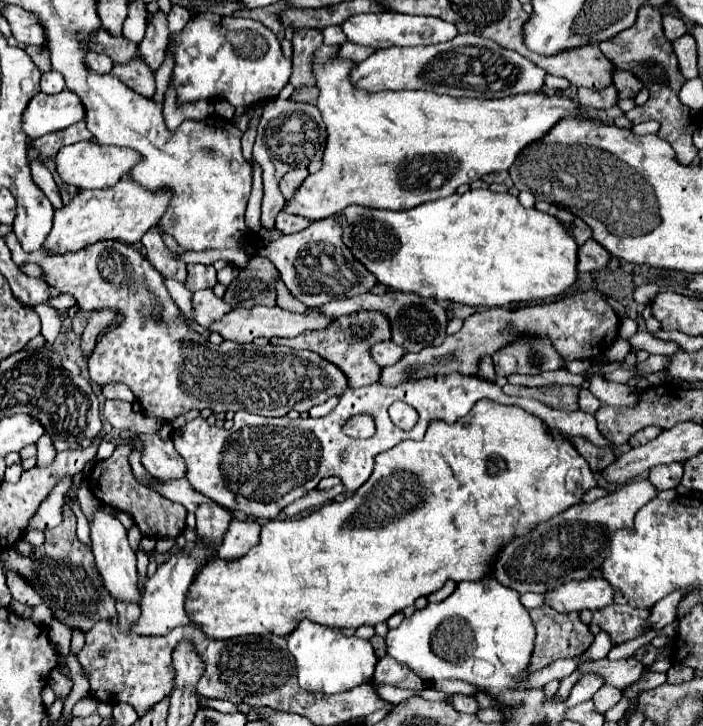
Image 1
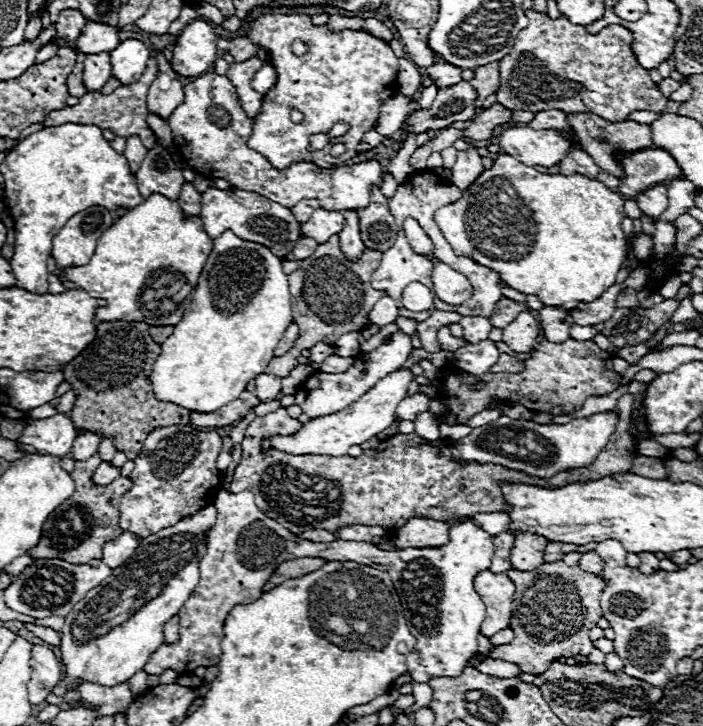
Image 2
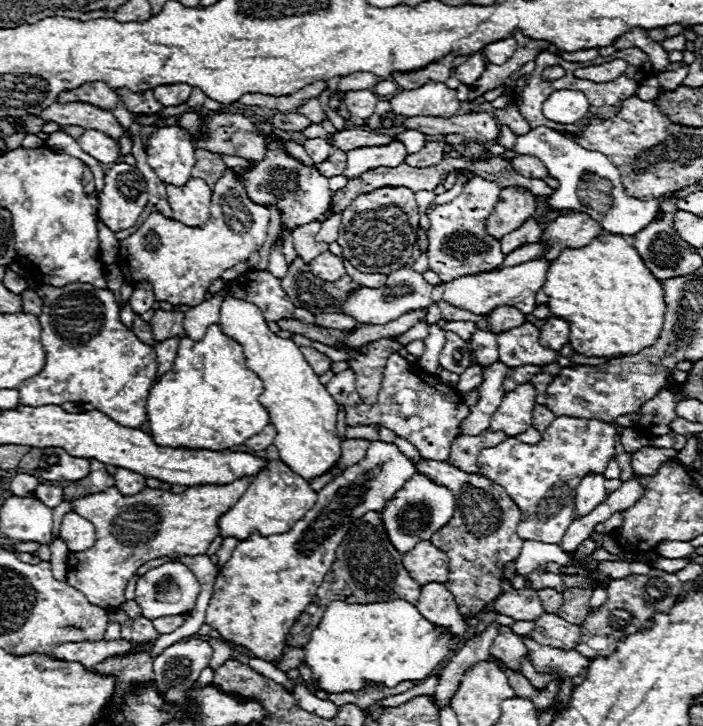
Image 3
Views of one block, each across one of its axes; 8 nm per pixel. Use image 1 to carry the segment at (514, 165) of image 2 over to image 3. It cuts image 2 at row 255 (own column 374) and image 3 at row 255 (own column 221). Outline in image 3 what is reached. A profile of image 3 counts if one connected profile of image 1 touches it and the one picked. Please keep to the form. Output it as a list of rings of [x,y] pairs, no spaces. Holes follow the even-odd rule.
[[[604,232],[594,238],[588,246],[566,248],[550,264],[546,282],[542,290],[550,296],[546,304],[552,316],[560,316],[570,324],[570,346],[574,352],[584,356],[598,358],[616,358],[616,356],[634,356],[644,348],[652,346],[662,330],[664,322],[664,290],[662,284],[648,272],[640,254],[628,242],[626,236]]]

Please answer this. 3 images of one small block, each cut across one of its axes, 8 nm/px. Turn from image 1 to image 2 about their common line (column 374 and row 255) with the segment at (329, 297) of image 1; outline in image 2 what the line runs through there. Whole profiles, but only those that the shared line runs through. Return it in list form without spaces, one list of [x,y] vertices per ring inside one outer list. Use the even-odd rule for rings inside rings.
[[[208,188],[206,192],[202,192],[200,218],[212,240],[216,240],[224,230],[232,230],[242,240],[252,240],[252,242],[260,242],[260,244],[268,246],[280,258],[286,258],[286,254],[294,248],[294,244],[302,236],[300,224],[288,208],[284,208],[282,204],[276,204],[256,192],[244,192],[244,190],[236,190],[236,188],[228,188],[228,190]]]

